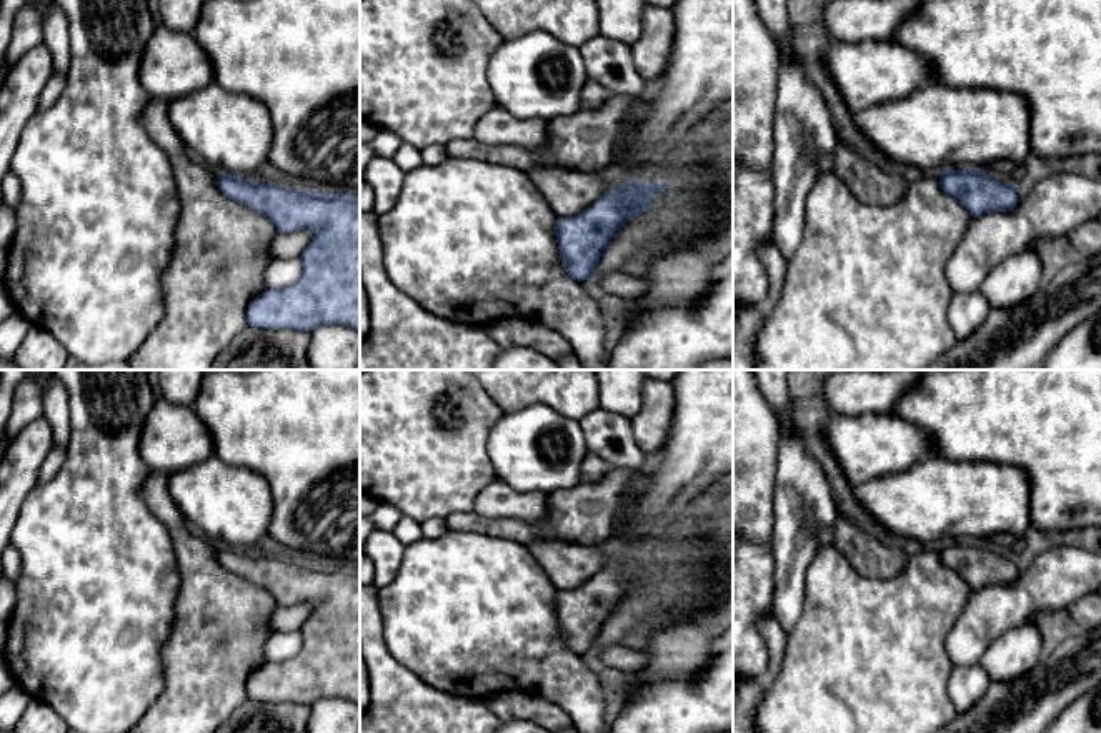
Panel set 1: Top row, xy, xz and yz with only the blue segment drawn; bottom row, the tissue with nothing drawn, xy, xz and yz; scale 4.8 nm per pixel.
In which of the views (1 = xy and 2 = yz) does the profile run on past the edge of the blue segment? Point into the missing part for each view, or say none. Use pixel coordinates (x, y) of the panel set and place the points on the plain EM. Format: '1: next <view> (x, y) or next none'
1: next none
2: next none

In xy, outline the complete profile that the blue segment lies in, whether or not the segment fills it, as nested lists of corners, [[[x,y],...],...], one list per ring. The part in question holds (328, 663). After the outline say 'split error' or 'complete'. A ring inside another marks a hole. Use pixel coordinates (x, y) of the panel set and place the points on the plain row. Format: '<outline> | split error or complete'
[[[217,546],[217,560],[227,570],[268,591],[276,605],[290,606],[308,603],[311,615],[303,621],[301,650],[283,661],[267,661],[247,681],[247,695],[253,701],[291,701],[311,705],[321,698],[348,698],[360,705],[360,571],[350,566],[298,565],[268,556],[253,556],[248,551]]] | complete

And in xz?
[[[626,553],[620,560],[605,565],[585,585],[575,590],[558,590],[555,610],[561,640],[576,655],[595,650],[605,621],[615,606],[631,591],[651,581],[655,565],[671,563],[658,555],[640,556]]] | complete

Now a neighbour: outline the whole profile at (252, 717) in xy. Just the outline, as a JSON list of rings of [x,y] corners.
[[[248,698],[217,733],[308,733],[310,713],[310,705]]]

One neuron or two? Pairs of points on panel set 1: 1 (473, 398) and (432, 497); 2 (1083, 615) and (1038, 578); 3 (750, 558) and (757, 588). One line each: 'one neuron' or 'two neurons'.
1: one neuron
2: two neurons
3: one neuron

